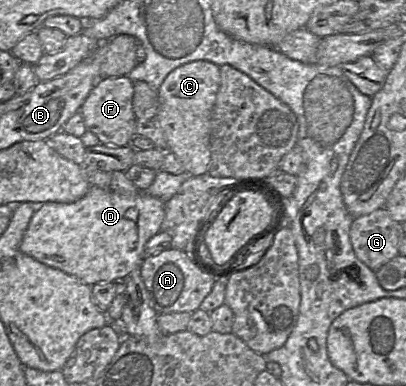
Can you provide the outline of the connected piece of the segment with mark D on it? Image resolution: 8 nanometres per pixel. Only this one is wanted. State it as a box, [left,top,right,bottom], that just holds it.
[19,186,165,283]

